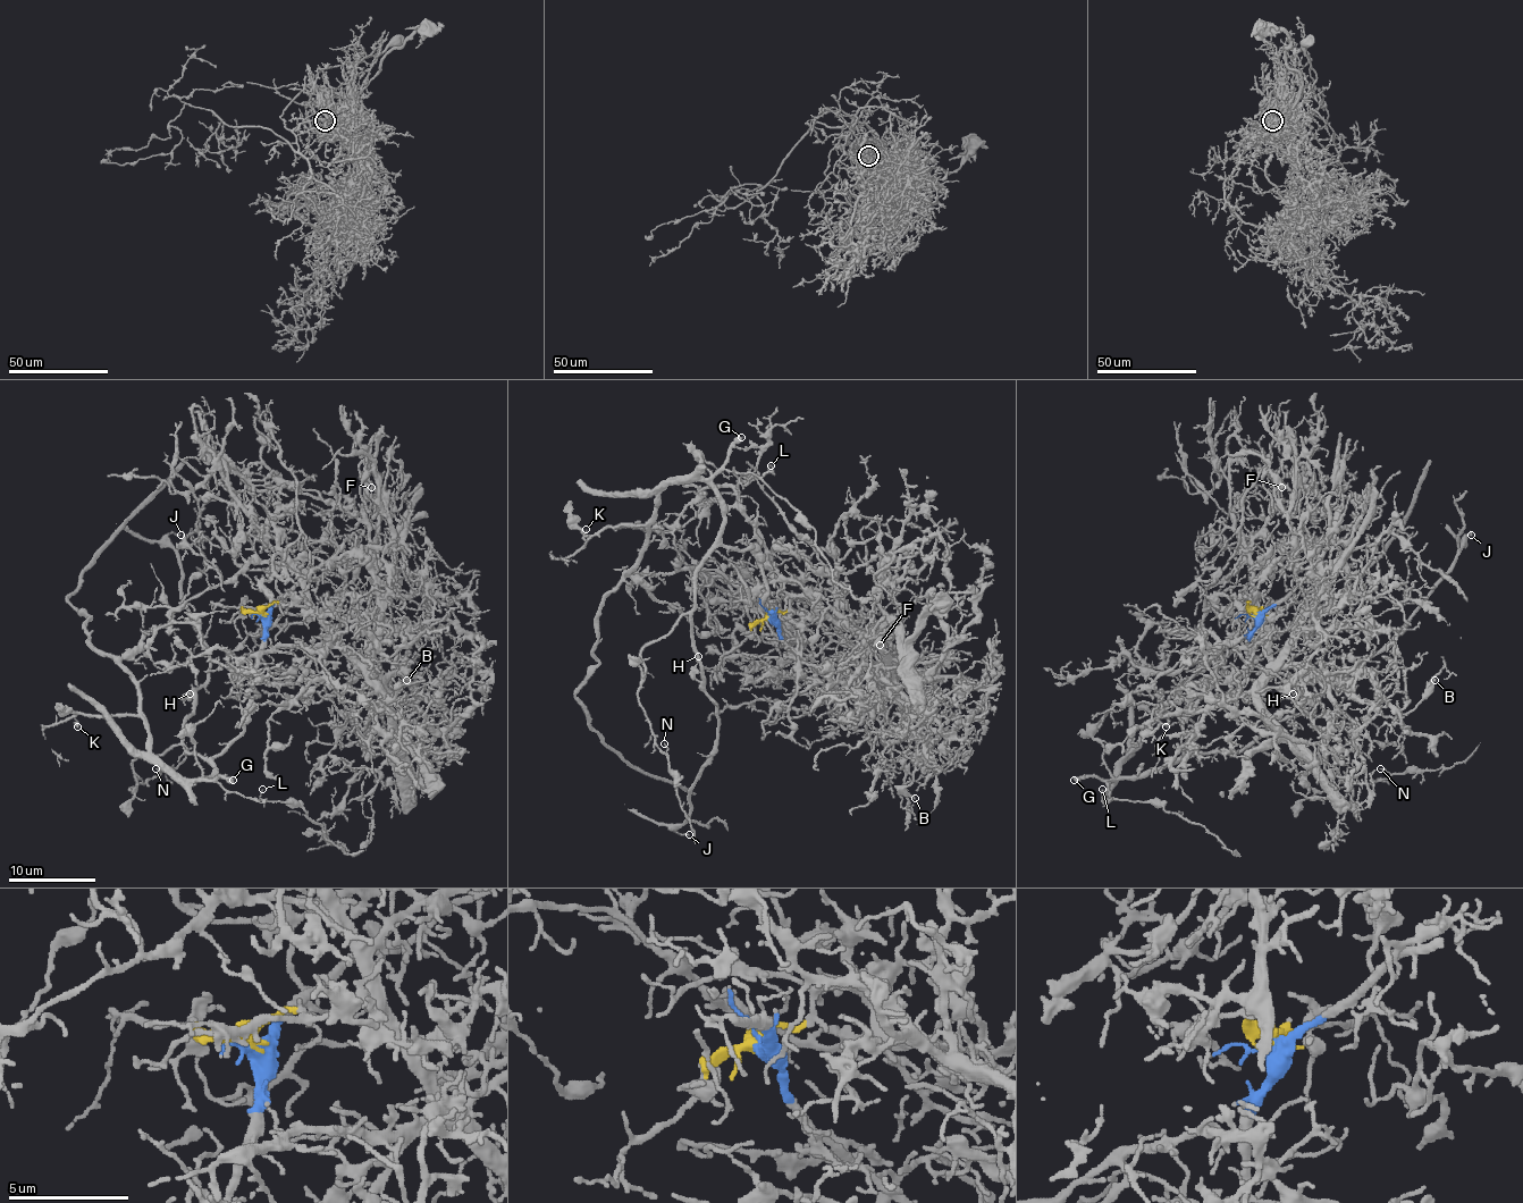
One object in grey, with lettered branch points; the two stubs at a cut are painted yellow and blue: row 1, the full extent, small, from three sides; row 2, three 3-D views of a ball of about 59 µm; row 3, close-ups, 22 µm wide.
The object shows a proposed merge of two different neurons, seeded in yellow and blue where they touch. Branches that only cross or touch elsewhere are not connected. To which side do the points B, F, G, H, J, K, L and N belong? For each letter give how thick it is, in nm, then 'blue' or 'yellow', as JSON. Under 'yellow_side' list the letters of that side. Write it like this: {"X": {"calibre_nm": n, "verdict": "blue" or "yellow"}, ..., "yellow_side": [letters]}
{"B": {"calibre_nm": 180, "verdict": "yellow"}, "F": {"calibre_nm": 100, "verdict": "yellow"}, "G": {"calibre_nm": 400, "verdict": "blue"}, "H": {"calibre_nm": 140, "verdict": "blue"}, "J": {"calibre_nm": 120, "verdict": "blue"}, "K": {"calibre_nm": 130, "verdict": "blue"}, "L": {"calibre_nm": 80, "verdict": "blue"}, "N": {"calibre_nm": 120, "verdict": "blue"}, "yellow_side": ["B", "F"]}

